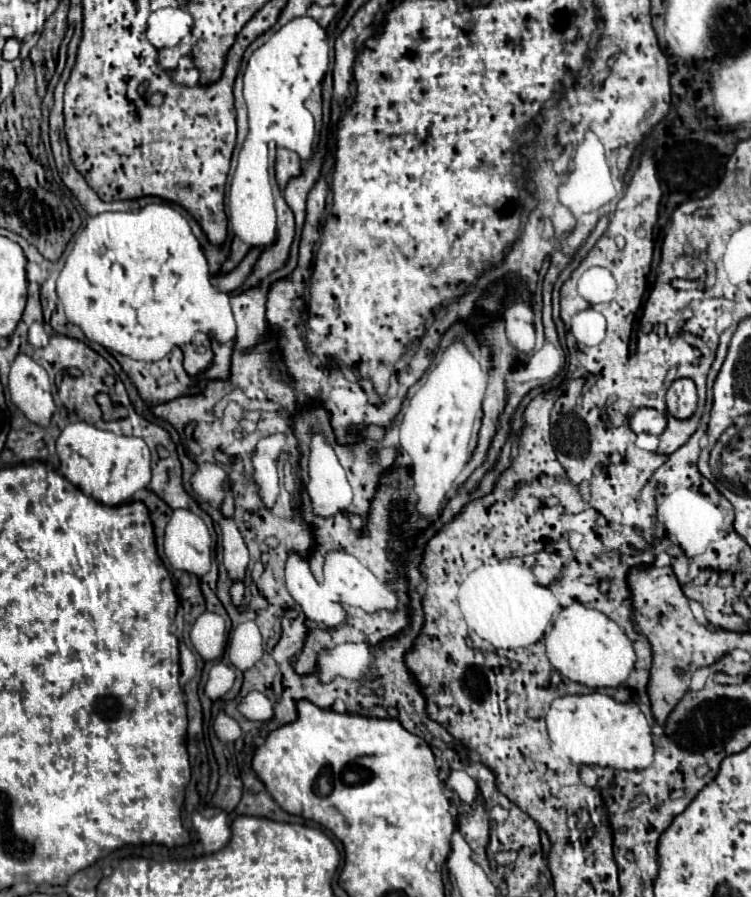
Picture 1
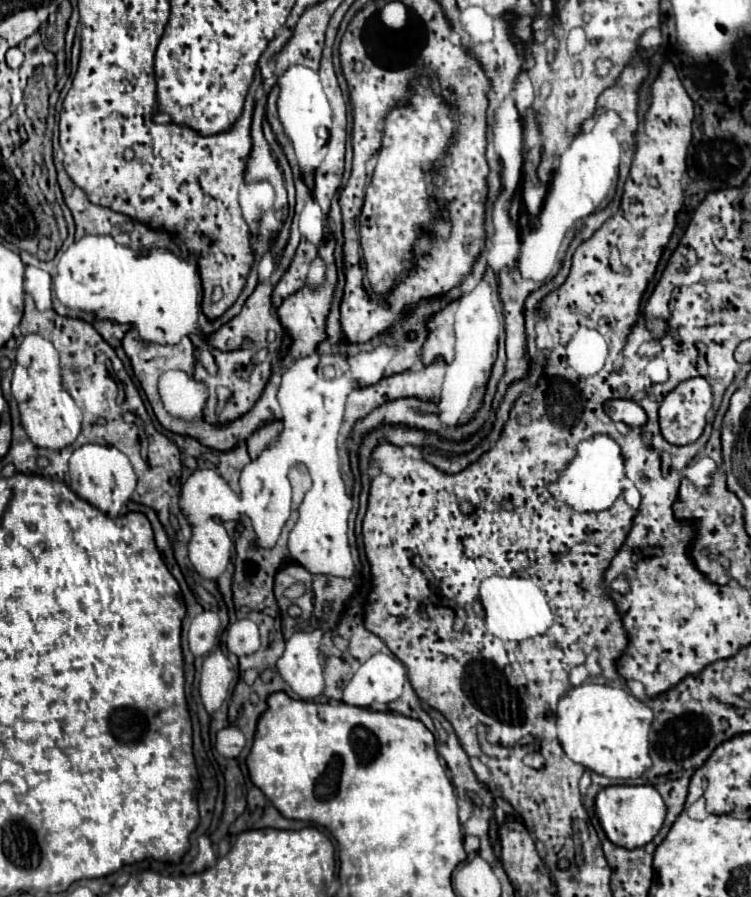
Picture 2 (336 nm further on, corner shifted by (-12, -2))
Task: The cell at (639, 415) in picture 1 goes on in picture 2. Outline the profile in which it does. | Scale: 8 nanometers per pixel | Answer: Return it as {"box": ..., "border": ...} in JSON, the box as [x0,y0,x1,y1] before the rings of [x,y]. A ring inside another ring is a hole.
{"box":[605,399,647,427],"border":[[[611,399],[605,403],[605,411],[613,421],[623,421],[629,427],[643,427],[647,423],[647,413],[635,401]]]}

